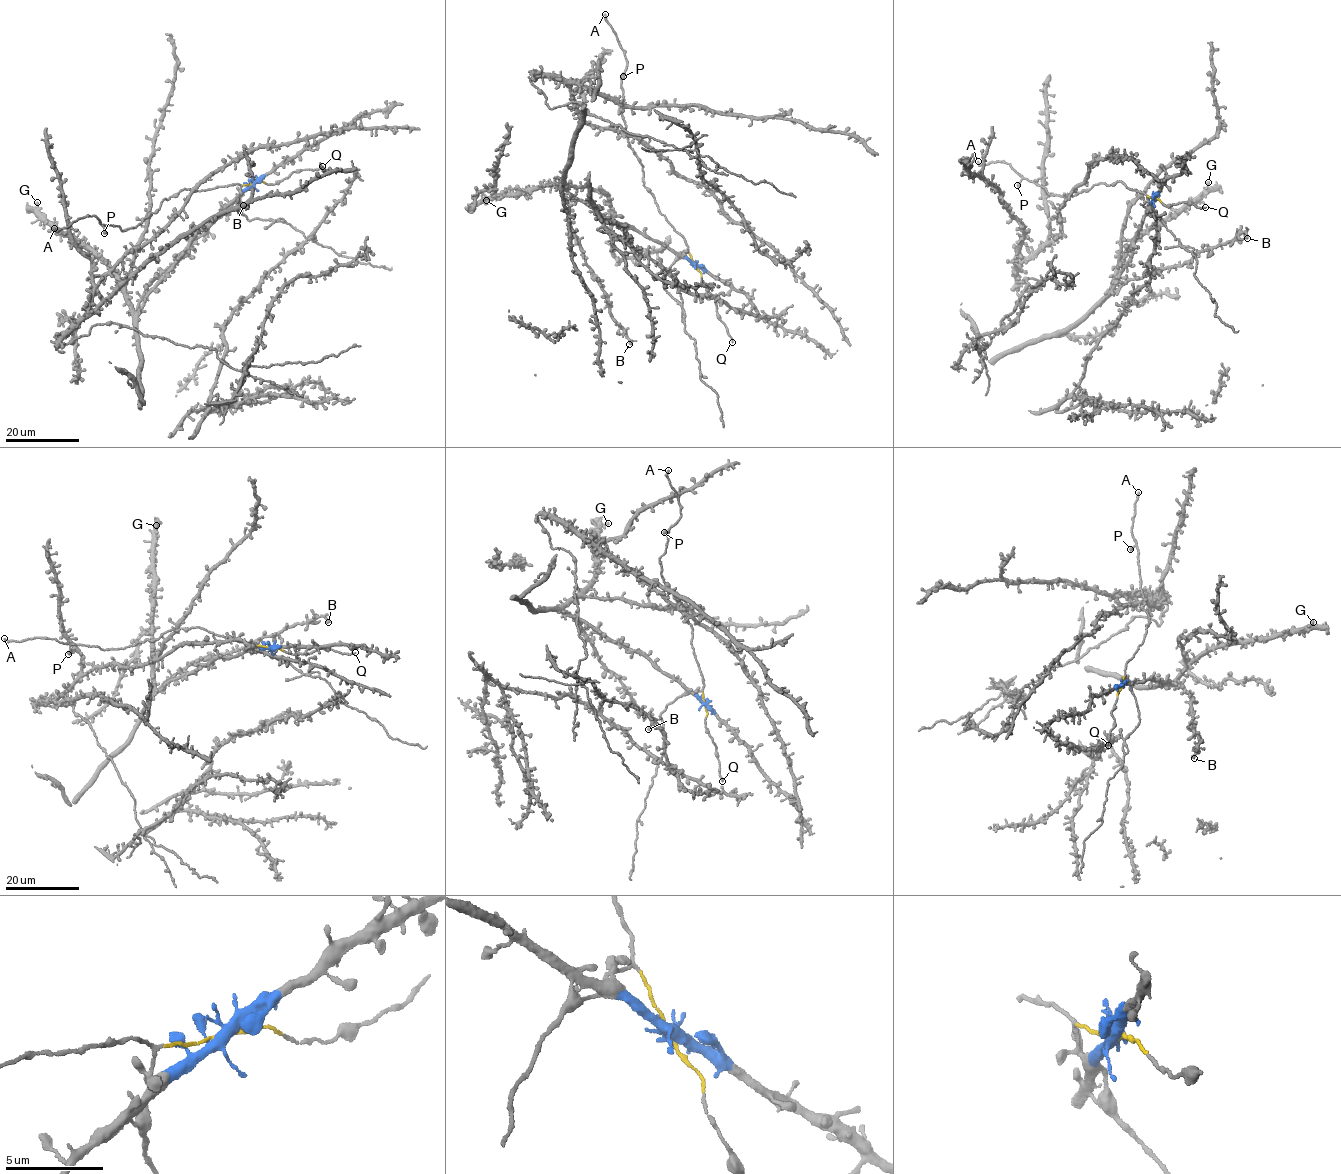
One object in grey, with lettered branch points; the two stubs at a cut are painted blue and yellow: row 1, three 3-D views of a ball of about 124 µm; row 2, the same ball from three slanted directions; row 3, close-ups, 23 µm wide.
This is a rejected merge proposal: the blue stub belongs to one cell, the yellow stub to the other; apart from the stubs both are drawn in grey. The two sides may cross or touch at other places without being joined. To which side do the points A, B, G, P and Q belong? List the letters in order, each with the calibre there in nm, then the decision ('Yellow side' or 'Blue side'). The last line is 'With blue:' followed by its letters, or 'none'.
A: Thickness 180 nm. Yellow side
B: Thickness 440 nm. Blue side
G: Thickness 340 nm. Blue side
P: Thickness 400 nm. Yellow side
Q: Thickness 110 nm. Yellow side
With blue: B, G

